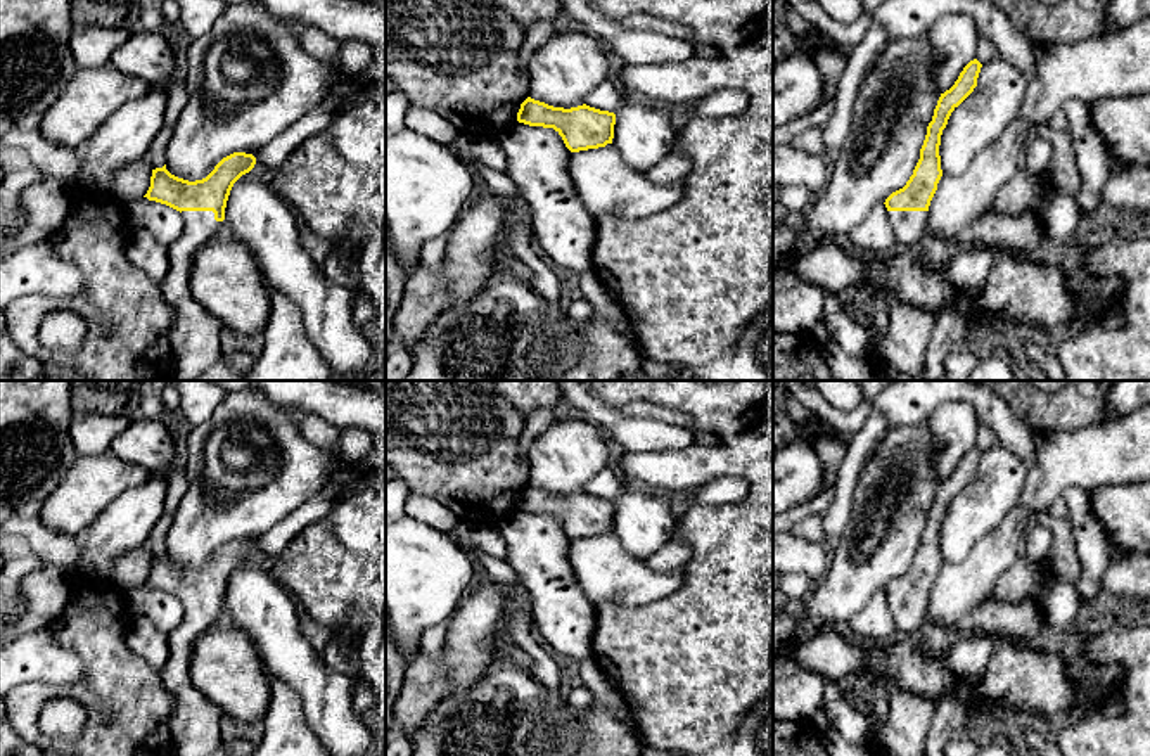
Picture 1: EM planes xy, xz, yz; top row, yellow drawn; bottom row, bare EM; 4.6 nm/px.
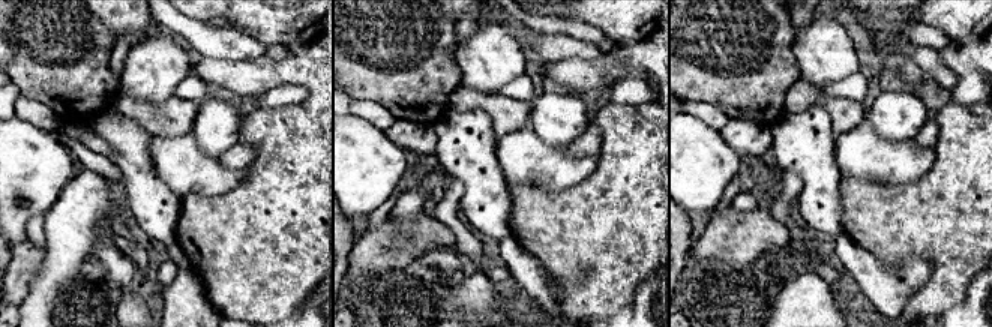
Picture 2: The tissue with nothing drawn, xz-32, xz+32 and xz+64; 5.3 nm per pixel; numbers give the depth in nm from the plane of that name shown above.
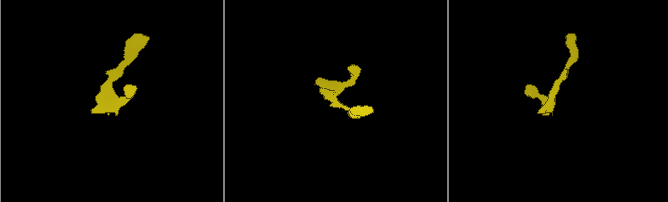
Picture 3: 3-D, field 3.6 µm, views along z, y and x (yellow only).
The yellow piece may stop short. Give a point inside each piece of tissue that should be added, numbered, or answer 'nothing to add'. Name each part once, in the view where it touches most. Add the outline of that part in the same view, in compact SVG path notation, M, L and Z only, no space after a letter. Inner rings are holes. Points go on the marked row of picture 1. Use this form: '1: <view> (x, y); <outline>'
1: xy (194, 336); M182 211L183 232L168 247L168 272L157 284L163 299L175 311L169 329L173 381L195 381L221 356L220 322L192 296L190 277L195 253L218 232L221 221L213 211Z

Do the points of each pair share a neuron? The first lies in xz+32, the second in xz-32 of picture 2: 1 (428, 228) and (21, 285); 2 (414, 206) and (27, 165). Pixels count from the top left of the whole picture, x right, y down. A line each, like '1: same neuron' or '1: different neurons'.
1: same neuron
2: different neurons

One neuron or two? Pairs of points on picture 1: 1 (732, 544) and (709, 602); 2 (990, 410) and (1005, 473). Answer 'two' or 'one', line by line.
1: one
2: two

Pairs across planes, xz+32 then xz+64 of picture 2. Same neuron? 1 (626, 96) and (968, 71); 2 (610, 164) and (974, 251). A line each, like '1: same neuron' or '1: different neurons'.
1: same neuron
2: same neuron

